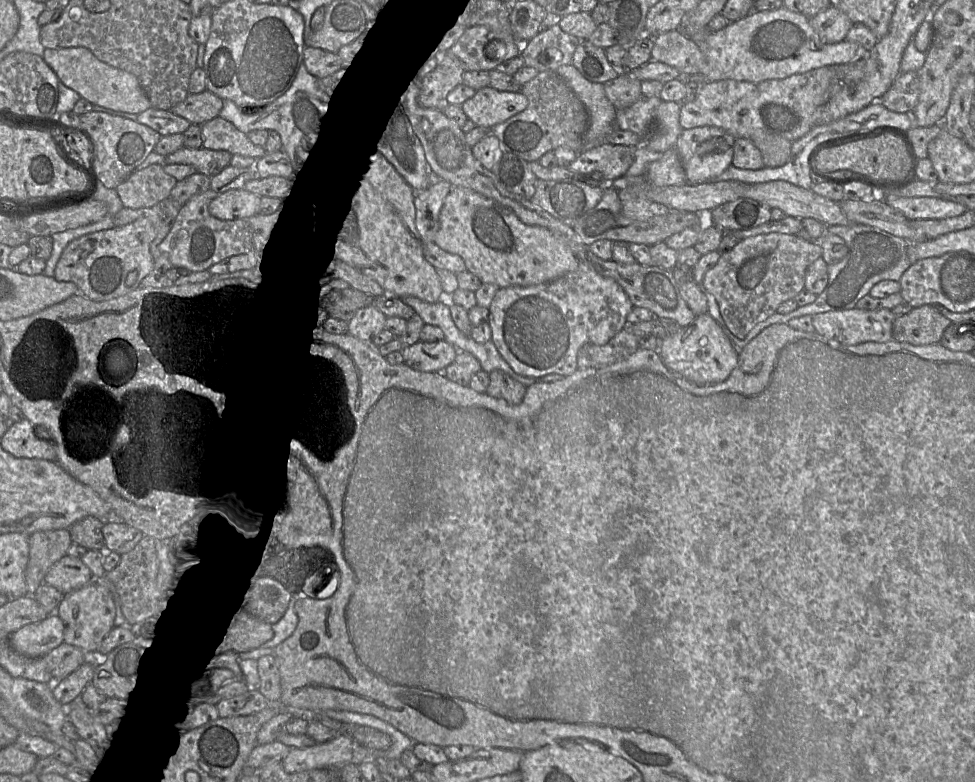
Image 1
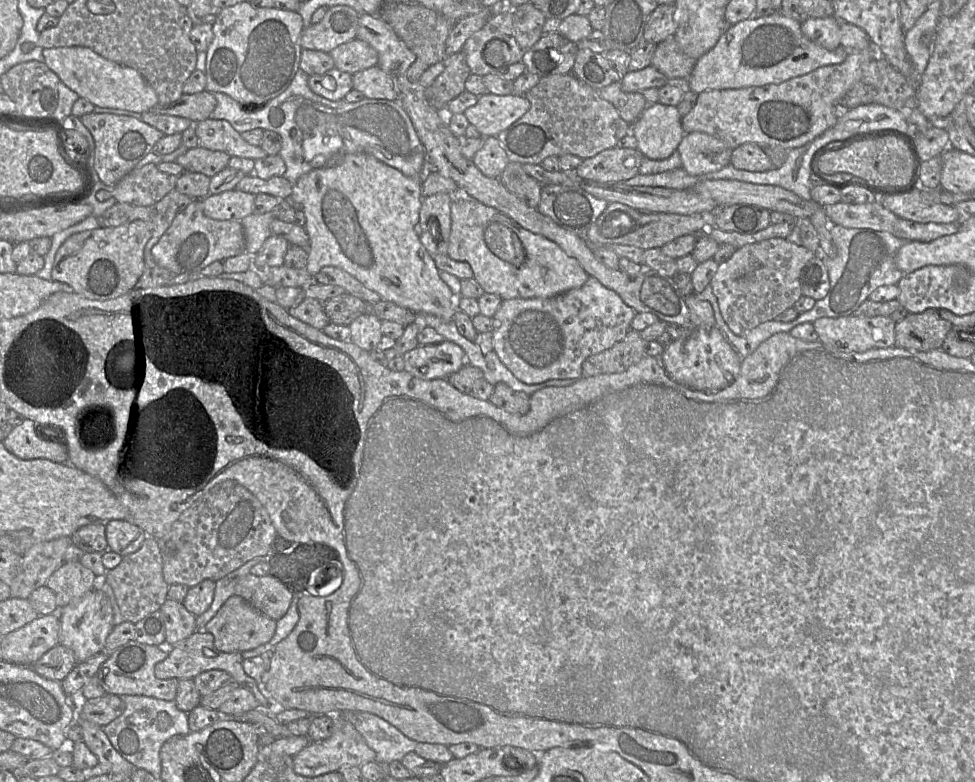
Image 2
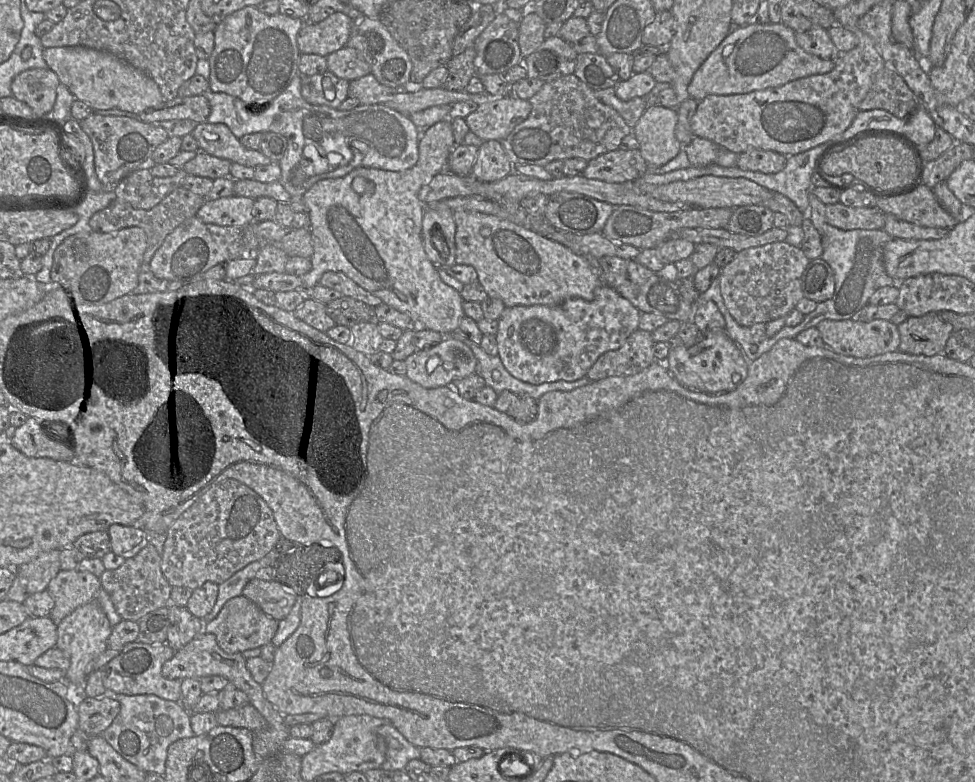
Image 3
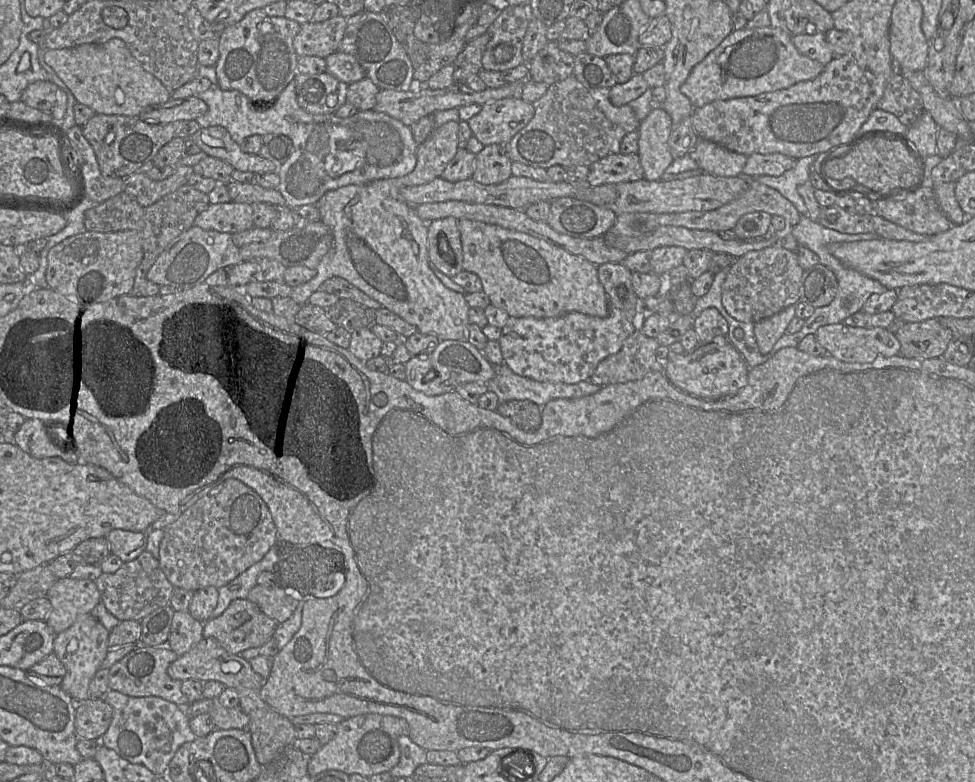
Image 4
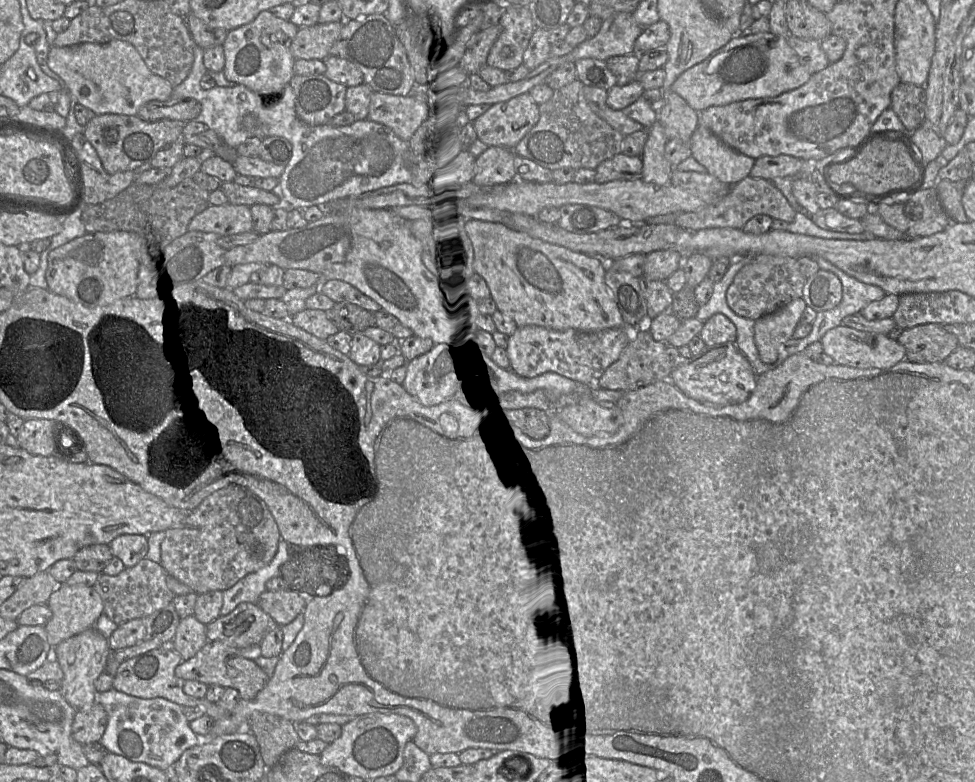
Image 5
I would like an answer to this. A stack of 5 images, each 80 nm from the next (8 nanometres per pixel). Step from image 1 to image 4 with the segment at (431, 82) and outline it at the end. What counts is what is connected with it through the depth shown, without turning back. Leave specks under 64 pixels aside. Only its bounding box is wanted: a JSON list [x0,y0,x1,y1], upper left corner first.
[452,33,489,84]

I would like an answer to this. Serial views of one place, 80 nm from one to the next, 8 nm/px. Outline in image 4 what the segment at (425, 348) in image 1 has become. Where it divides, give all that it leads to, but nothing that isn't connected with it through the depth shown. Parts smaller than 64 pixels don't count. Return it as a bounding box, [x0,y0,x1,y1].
[406,340,495,396]

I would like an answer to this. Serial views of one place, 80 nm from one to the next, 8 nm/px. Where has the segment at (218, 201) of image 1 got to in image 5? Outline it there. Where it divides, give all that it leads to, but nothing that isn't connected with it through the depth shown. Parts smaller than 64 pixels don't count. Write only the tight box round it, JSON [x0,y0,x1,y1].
[188,202,253,236]

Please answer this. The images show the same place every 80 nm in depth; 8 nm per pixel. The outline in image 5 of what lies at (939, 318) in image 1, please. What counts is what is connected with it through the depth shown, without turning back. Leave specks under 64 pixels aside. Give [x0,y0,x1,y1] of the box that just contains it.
[897,323,959,363]

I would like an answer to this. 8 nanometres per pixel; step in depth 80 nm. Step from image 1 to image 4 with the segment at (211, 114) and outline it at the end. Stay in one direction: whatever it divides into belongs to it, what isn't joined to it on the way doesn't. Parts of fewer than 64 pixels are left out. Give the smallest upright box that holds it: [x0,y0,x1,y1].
[138,96,208,124]

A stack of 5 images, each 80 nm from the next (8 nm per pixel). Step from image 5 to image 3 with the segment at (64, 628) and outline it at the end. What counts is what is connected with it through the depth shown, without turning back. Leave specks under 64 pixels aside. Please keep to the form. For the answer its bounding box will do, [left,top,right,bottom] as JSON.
[47,570,101,626]

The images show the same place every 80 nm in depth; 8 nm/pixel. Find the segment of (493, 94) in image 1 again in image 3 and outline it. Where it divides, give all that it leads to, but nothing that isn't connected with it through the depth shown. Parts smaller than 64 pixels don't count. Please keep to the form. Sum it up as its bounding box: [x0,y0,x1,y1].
[466,94,532,141]

